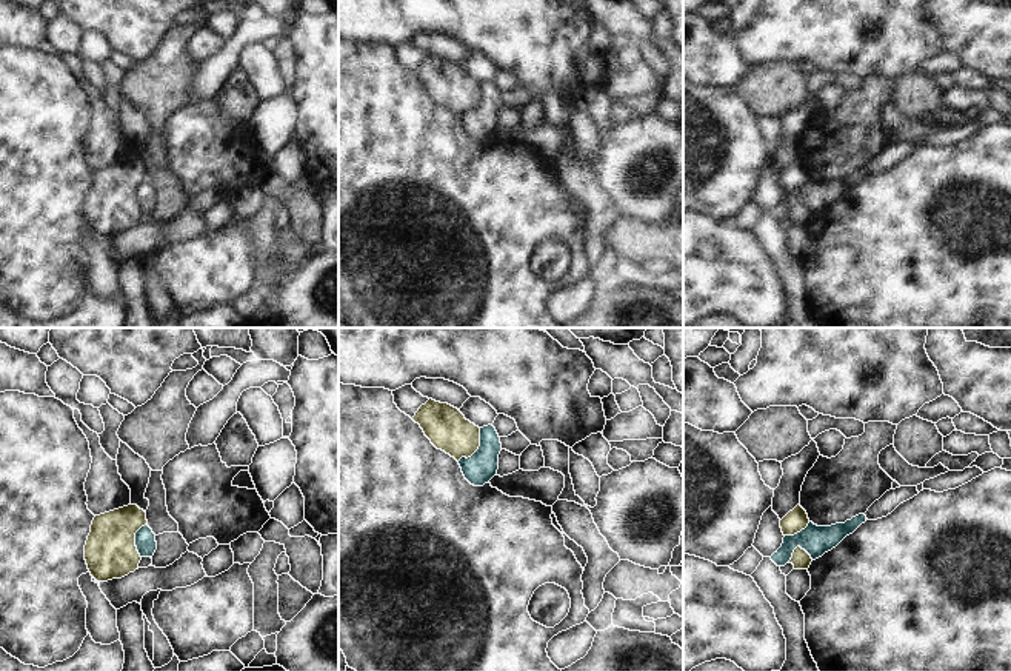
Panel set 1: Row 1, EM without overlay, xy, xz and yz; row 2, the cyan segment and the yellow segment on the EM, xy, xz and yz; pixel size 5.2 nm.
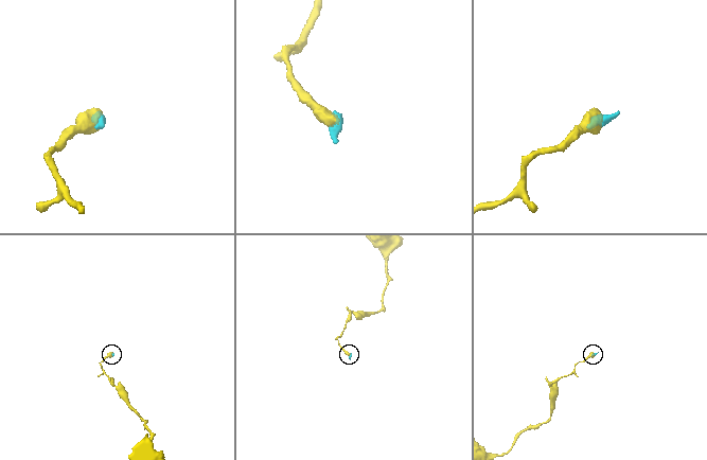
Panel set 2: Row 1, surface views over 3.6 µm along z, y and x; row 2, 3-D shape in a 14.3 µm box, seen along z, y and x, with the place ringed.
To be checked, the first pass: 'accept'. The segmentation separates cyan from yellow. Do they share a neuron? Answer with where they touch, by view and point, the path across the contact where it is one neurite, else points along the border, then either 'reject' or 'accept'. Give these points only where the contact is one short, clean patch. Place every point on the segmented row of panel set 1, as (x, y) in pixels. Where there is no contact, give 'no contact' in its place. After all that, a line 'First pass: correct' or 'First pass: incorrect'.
meets cyan in xz at (479, 448); border along xz (480, 428), (480, 445), (470, 456), (457, 460); reject
First pass: incorrect

